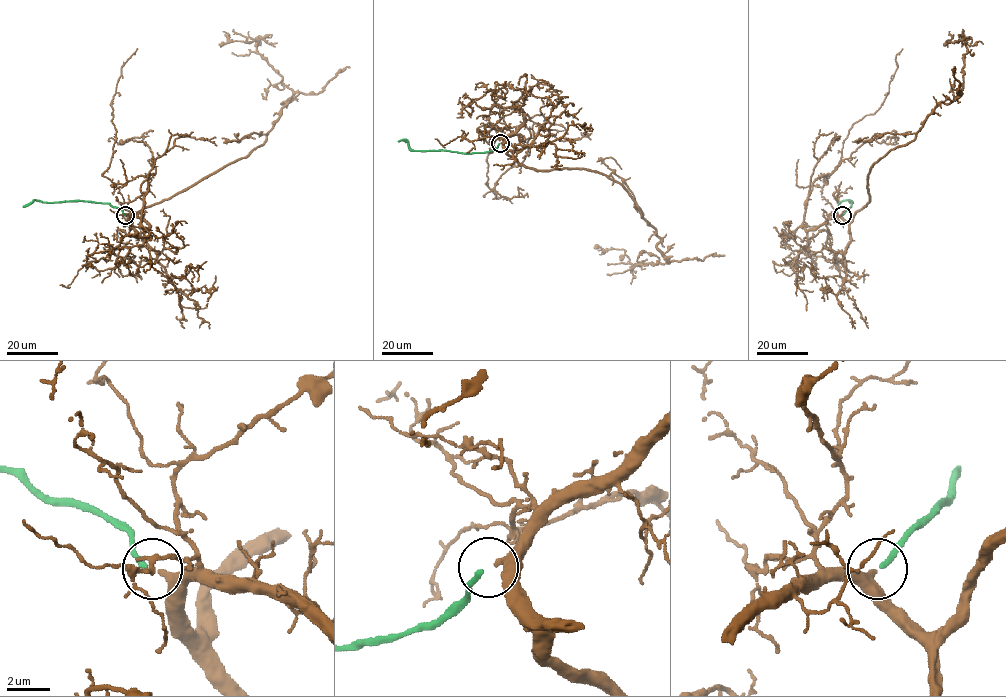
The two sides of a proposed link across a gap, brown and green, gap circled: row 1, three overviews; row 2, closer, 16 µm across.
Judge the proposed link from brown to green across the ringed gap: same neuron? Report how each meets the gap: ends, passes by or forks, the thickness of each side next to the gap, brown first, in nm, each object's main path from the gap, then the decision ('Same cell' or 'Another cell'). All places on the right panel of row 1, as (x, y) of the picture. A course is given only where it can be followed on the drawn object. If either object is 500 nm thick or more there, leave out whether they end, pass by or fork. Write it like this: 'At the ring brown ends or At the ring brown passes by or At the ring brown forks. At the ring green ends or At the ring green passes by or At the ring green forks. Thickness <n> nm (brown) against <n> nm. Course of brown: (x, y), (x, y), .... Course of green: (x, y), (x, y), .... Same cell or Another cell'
At the ring brown ends. At the ring green ends. Thickness 320 nm (brown) against 240 nm. Course of brown: (842, 215), (850, 222), (869, 201), (876, 161), (959, 97), (966, 46), (948, 42), (949, 31). Course of green: (842, 214), (852, 202), (843, 200), (840, 206). Same cell

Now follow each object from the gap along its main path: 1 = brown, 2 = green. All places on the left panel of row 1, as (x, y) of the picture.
1: (125, 215), (130, 222), (244, 158), (292, 97), (257, 41), (228, 41), (223, 31)
2: (124, 214), (118, 207), (107, 203), (33, 200), (22, 206)

